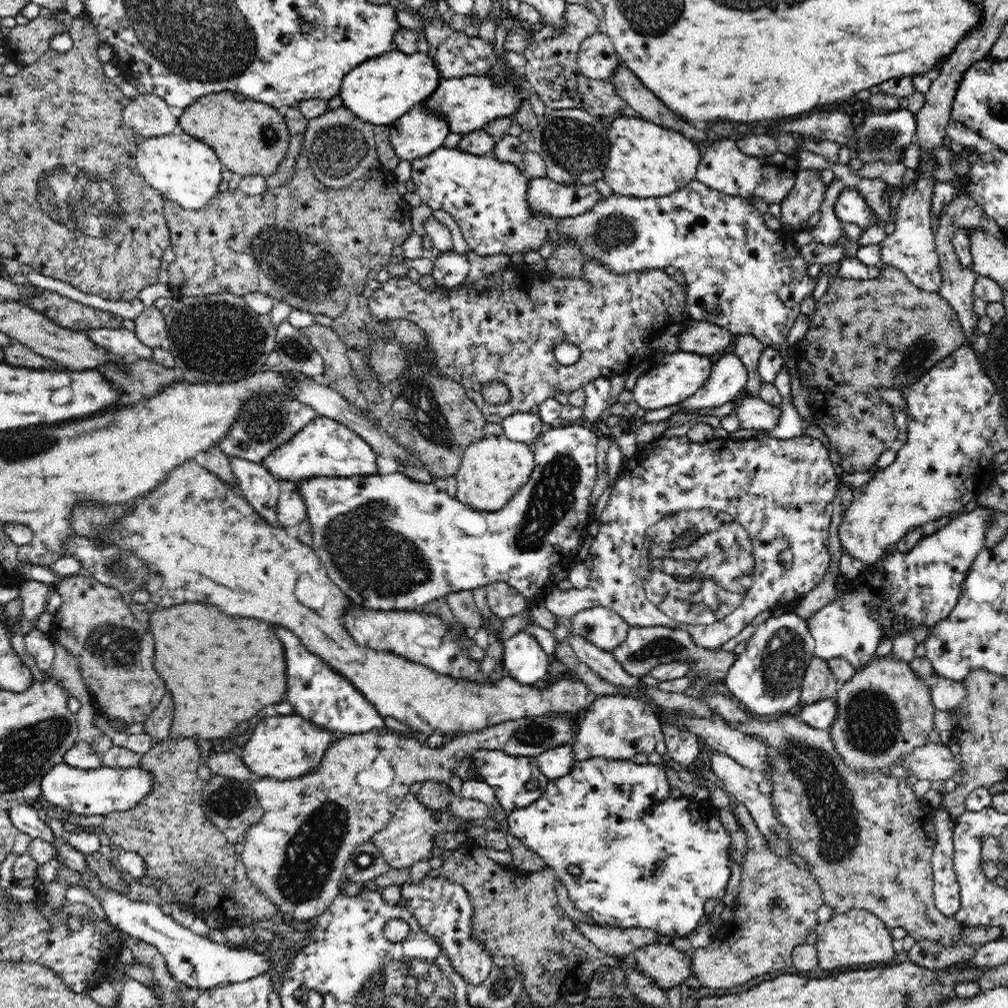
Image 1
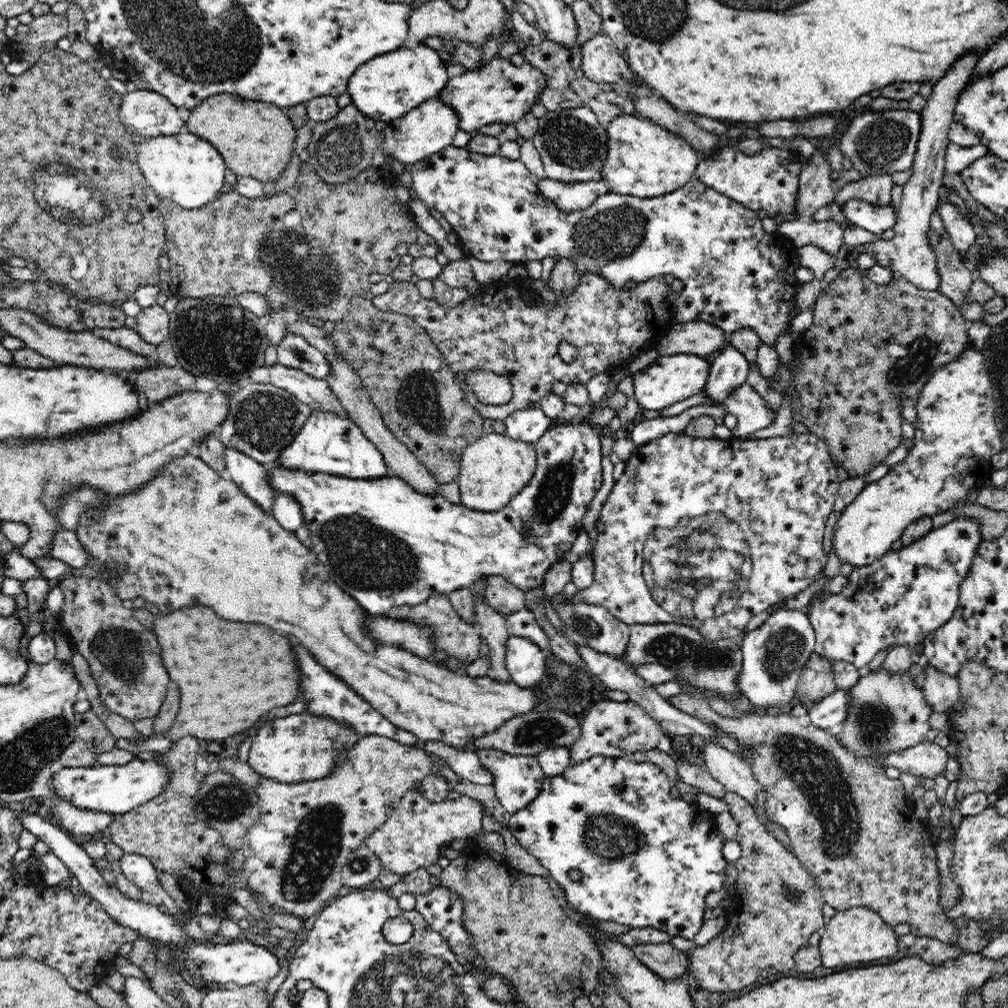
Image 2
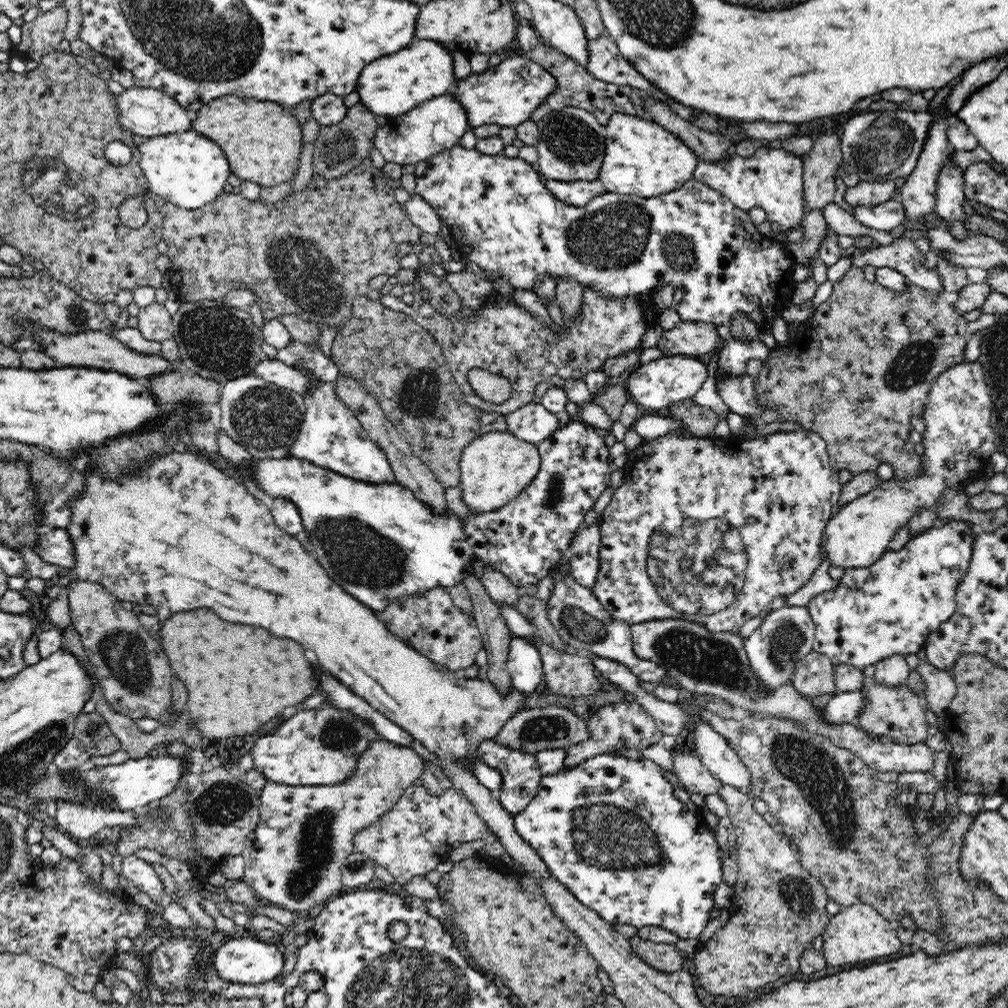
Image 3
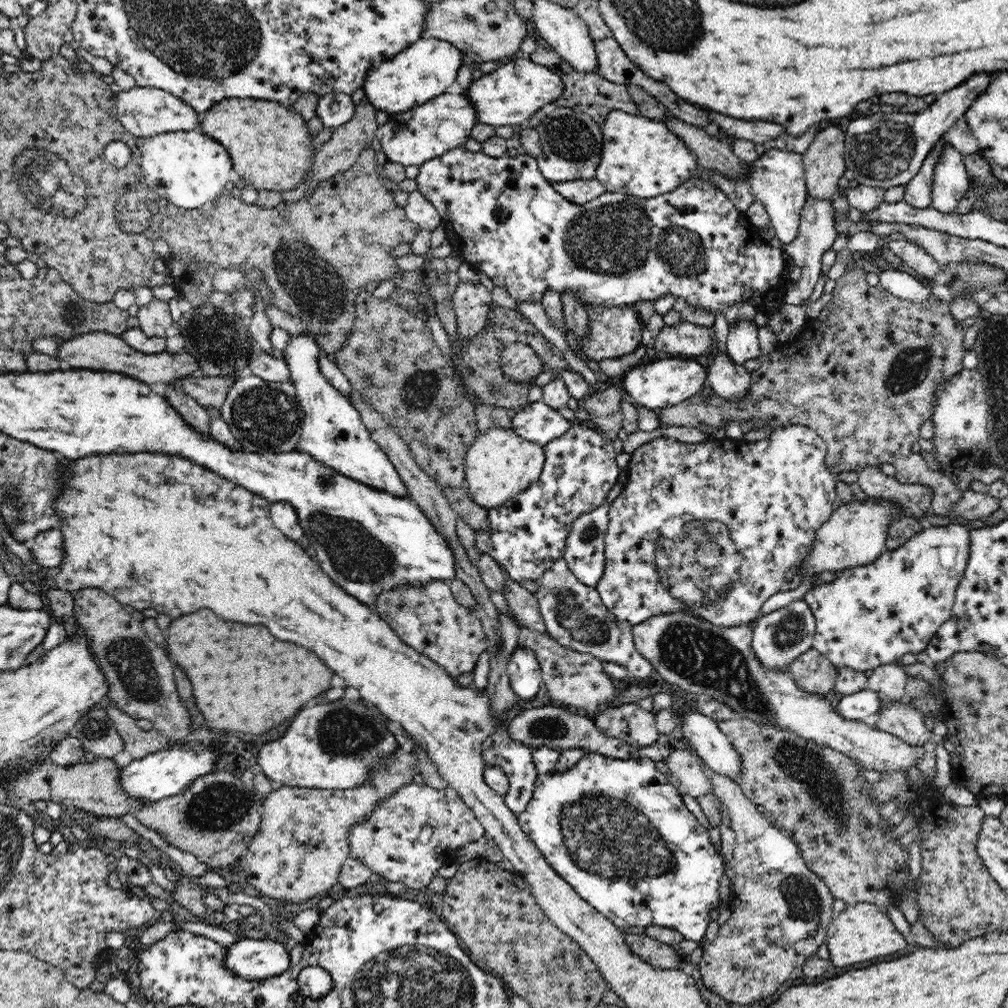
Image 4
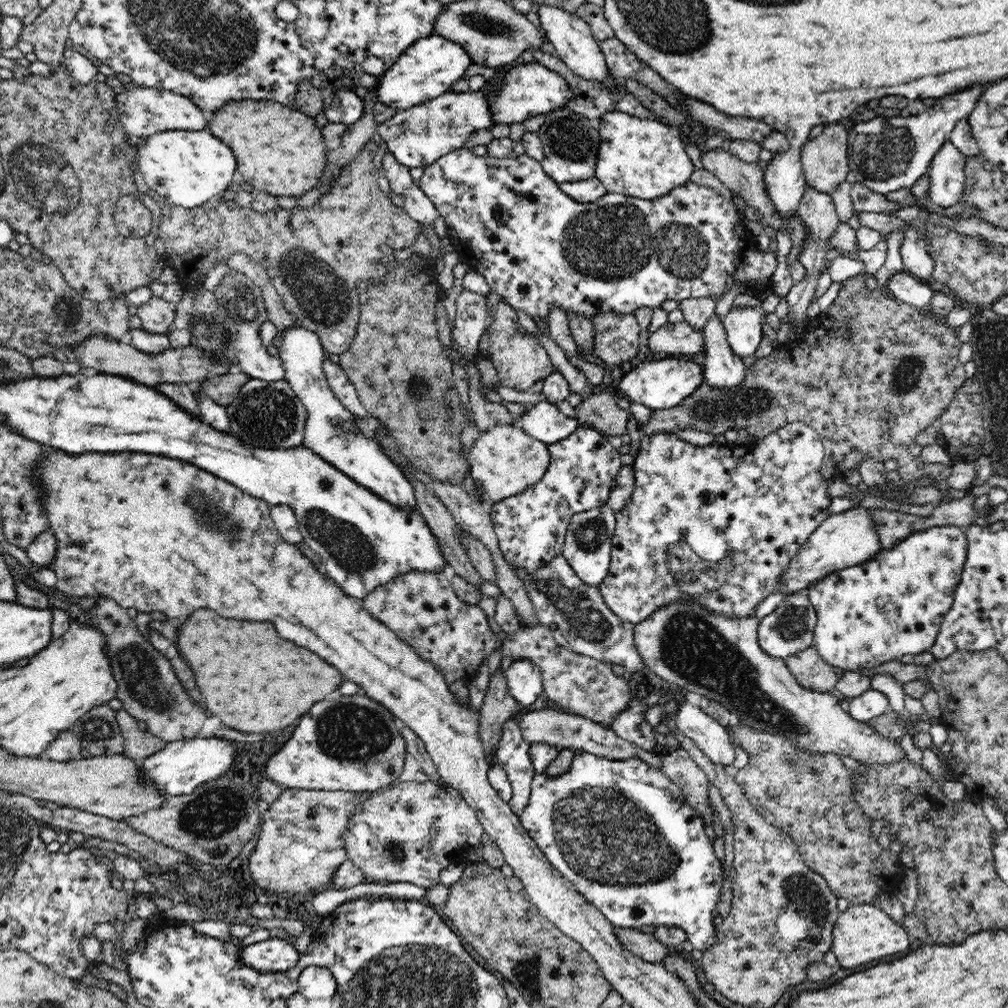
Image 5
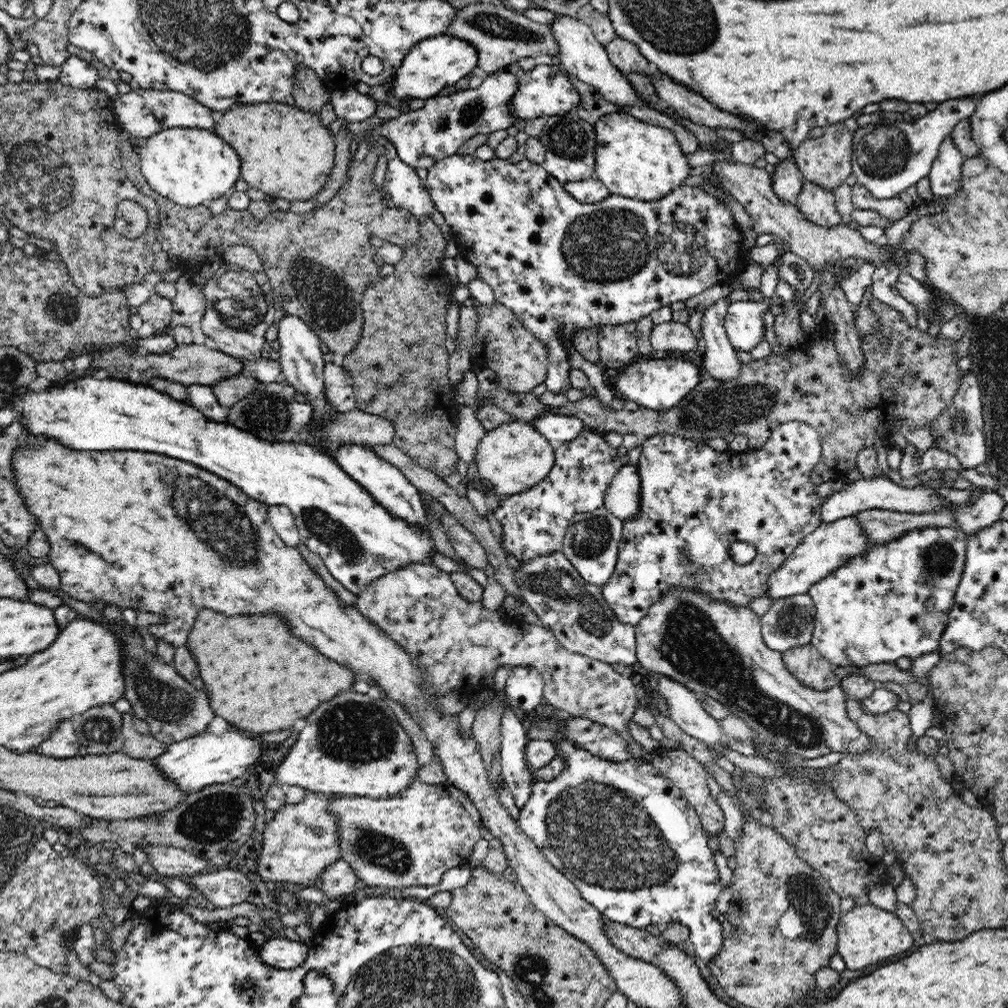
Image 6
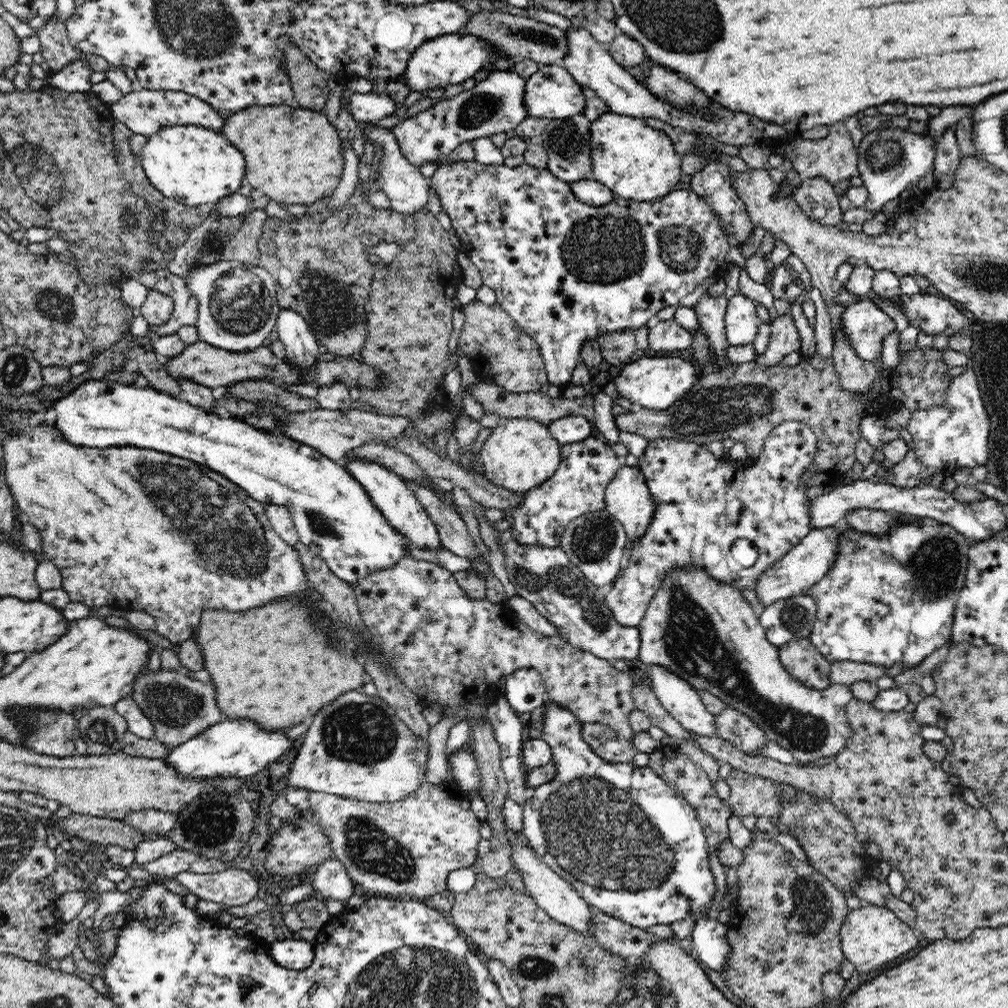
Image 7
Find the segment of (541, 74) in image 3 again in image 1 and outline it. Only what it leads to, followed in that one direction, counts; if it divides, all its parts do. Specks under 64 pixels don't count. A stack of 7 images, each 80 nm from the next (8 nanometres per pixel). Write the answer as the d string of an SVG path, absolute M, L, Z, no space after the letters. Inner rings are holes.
M512 68L512 70L508 70L508 82L504 82L504 84L495 82L489 74L482 74L482 76L470 74L470 76L460 78L440 79L435 91L421 104L426 110L443 116L448 123L450 133L456 132L456 134L465 135L483 129L495 118L513 116L520 106L521 100L530 93L527 88L522 86L525 82L523 76L524 73L517 73Z

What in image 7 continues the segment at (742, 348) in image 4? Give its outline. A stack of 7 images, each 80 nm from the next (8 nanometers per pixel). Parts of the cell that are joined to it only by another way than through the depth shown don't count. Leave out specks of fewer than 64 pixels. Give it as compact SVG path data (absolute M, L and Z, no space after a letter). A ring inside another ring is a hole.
M740 294L728 300L725 314L725 333L730 345L750 344L758 334L761 323L756 303Z

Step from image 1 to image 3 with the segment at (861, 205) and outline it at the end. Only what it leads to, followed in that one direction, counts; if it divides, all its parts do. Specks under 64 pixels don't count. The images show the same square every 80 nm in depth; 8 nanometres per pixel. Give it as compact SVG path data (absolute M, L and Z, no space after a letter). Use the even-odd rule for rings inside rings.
M892 198L874 207L856 206L853 216L868 228L890 232L900 224L908 223L904 212L902 203L897 198Z

